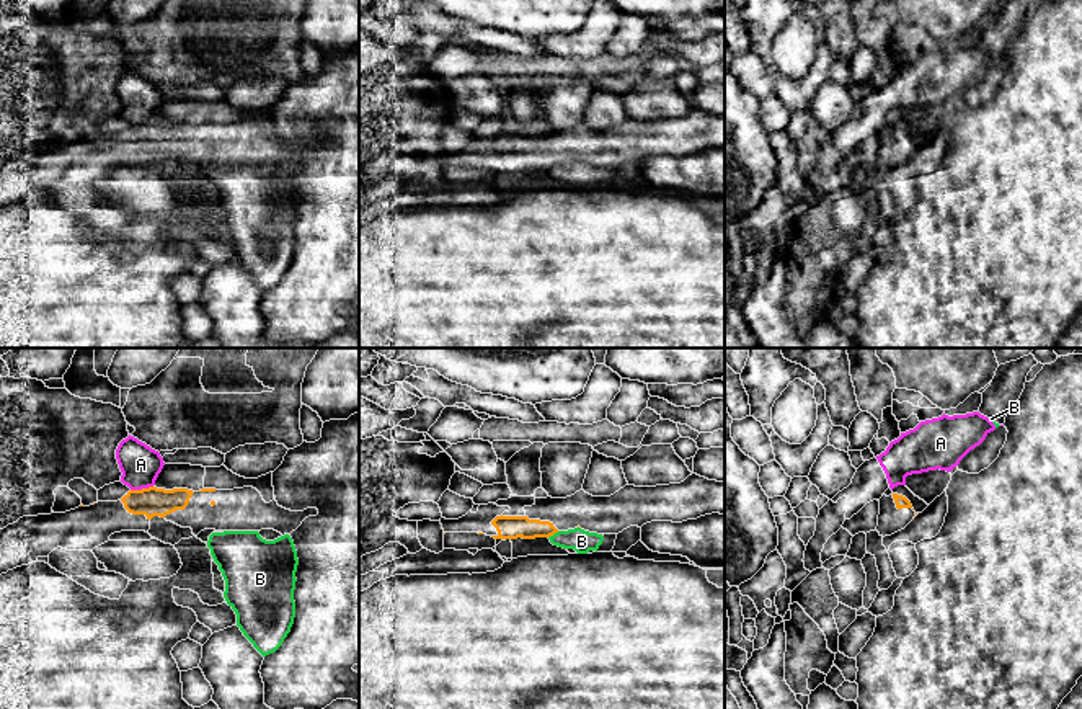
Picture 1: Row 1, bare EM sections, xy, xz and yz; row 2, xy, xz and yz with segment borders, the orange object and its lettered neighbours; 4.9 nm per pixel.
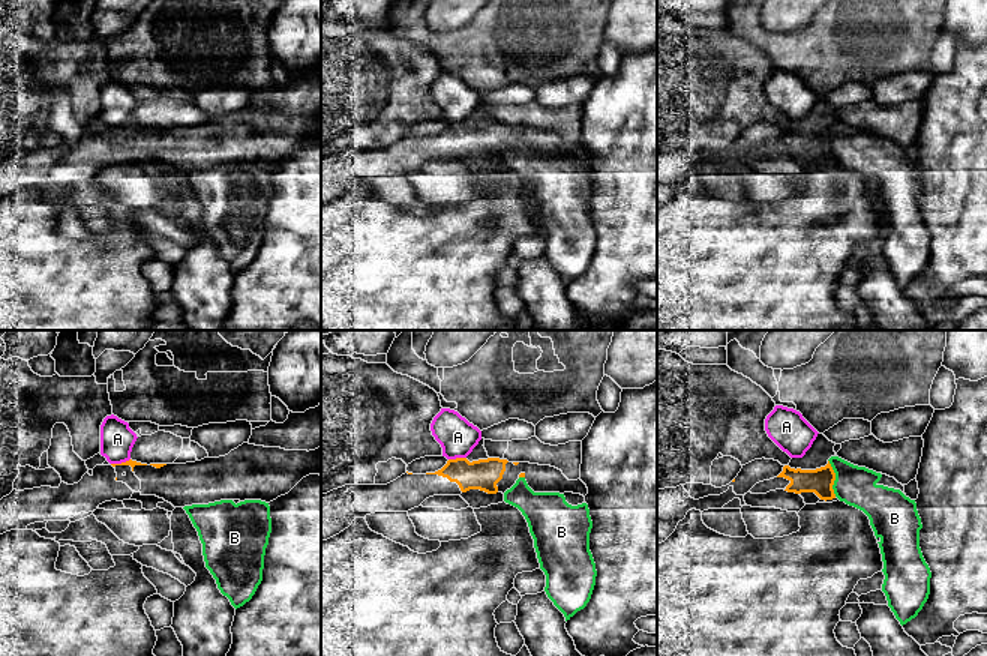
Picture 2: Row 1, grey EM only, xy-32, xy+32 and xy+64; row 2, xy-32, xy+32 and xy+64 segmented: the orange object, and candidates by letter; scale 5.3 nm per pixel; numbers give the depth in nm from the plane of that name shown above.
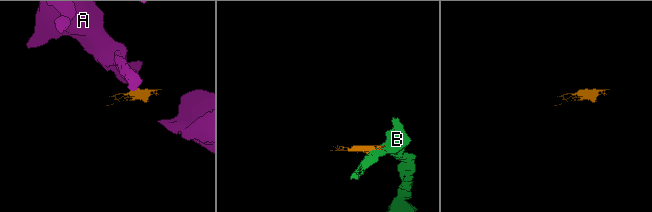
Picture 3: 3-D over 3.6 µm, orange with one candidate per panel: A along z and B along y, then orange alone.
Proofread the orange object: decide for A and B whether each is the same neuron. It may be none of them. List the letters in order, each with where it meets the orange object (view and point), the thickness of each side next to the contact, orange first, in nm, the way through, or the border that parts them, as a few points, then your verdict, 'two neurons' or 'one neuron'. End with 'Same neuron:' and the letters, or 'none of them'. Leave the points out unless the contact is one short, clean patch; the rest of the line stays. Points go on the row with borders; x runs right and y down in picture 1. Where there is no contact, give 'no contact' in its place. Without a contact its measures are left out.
A: meets orange in xy at (142, 489); 140 nm thick on the orange side, 200 nm on the other; border along xy (152, 486), (131, 490); two neurons
B: meets orange in xz at (554, 533); 110 nm thick on the orange side, 110 nm on the other; border along xz (558, 531), (549, 538); two neurons
Same neuron: none of them

